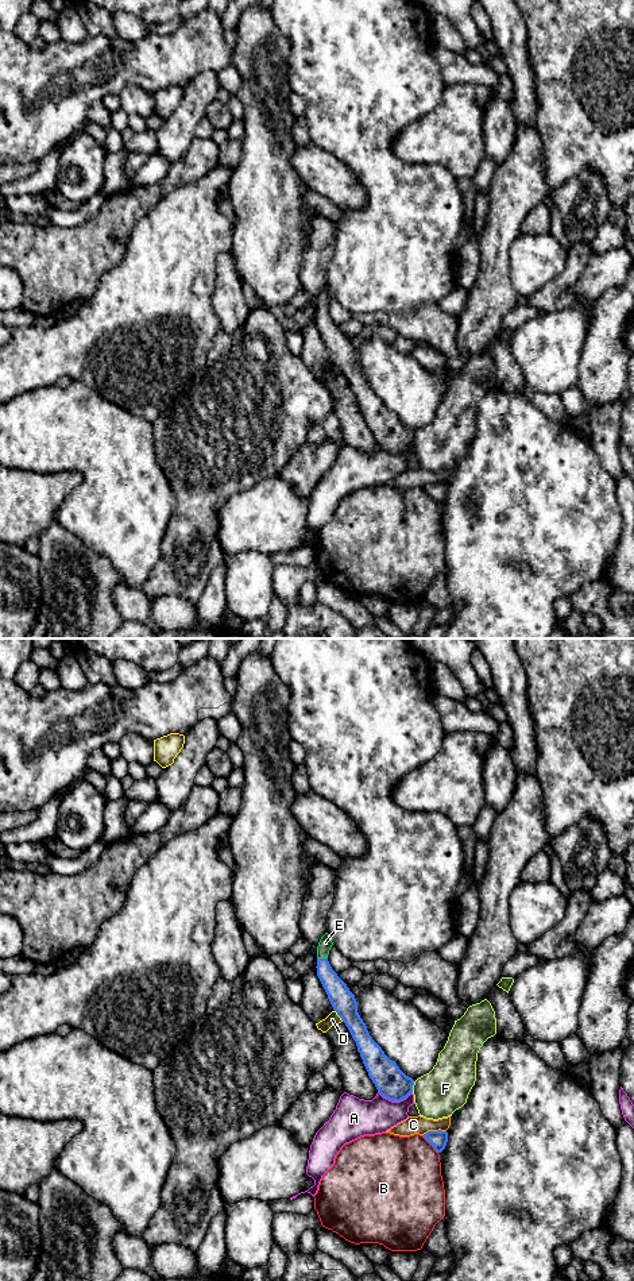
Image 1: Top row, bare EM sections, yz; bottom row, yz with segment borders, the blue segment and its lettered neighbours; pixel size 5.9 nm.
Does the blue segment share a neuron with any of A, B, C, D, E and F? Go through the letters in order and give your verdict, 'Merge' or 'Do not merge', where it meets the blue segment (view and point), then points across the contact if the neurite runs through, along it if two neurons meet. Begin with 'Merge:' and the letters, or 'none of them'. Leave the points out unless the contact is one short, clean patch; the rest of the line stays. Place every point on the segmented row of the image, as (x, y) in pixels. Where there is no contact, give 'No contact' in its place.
Merge: E
A: Do not merge. Touches blue at yz (395, 1100). Boundary: yz (378, 1091), (391, 1100), (402, 1100), (412, 1092)
B: Do not merge. Touches blue at yz (430, 1143). Boundary: yz (422, 1135), (437, 1153)
C: Do not merge. Touches blue at yz (433, 1131)
D: Do not merge. Touches blue at yz (337, 1014)
E: Merge. Touches blue at yz (323, 959). Path across: yz (340, 996), (324, 971), (323, 959), (325, 942)
F: Do not merge. Touches blue at yz (412, 1087)

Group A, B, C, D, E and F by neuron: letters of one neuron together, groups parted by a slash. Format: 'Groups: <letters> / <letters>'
Groups: A / B / C / D / E / F

